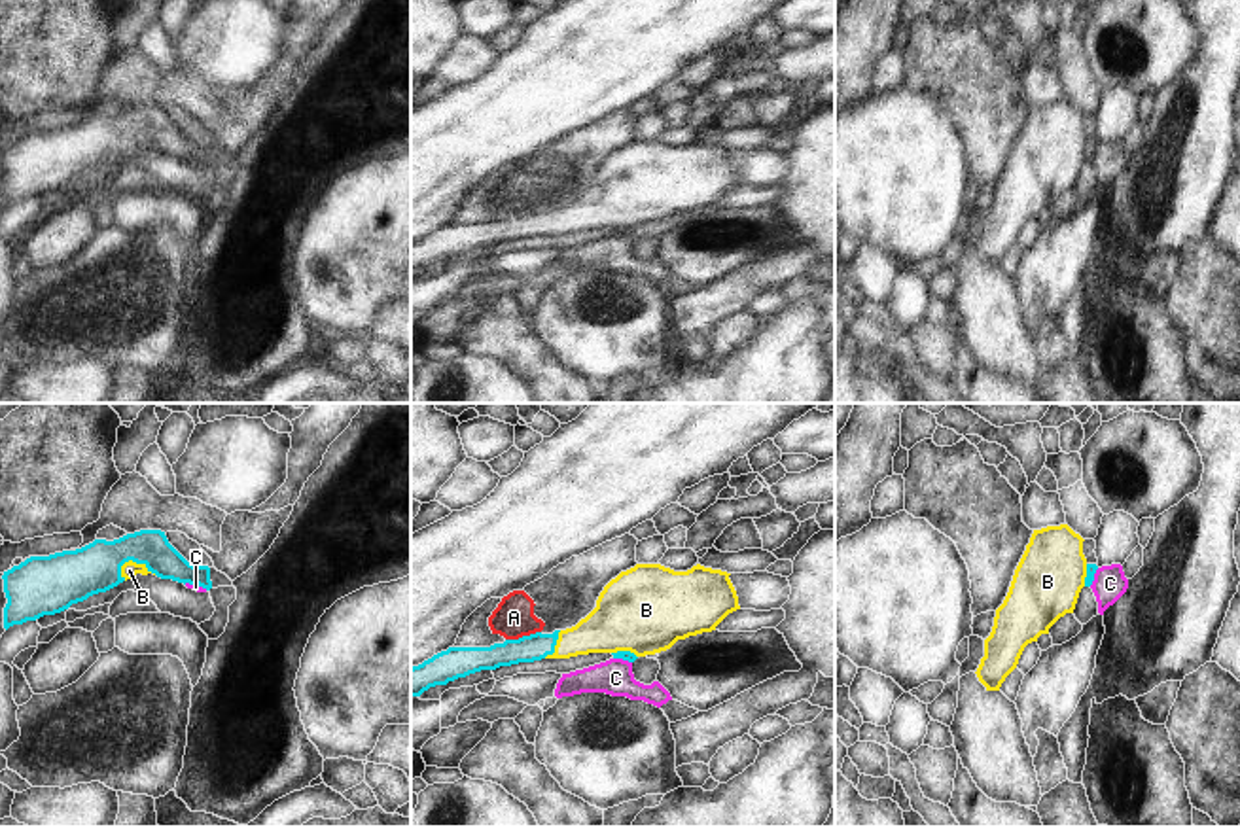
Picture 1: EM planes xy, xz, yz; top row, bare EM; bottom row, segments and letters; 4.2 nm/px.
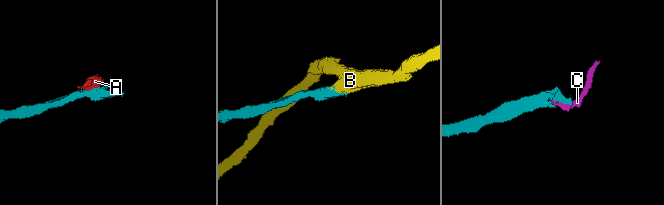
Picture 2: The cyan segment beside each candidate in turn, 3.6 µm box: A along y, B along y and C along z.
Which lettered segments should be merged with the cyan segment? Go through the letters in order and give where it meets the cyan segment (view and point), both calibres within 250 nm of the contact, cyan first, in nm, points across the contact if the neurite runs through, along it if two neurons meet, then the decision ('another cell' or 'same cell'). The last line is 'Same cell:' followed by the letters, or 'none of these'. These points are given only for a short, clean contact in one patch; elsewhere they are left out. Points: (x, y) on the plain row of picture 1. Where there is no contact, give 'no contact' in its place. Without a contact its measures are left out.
A: contact xz (523, 212); calibres 110 and 170 nm; border xz (540, 207), (506, 216); another cell
B: contact xy (139, 139); calibres 220 and 70 nm; way xy (95, 144), (116, 137), (139, 139), (129, 146); same cell
C: contact xy (195, 159); calibres 150 and 30 nm; border xy (184, 159), (207, 165); another cell
Same cell: B

